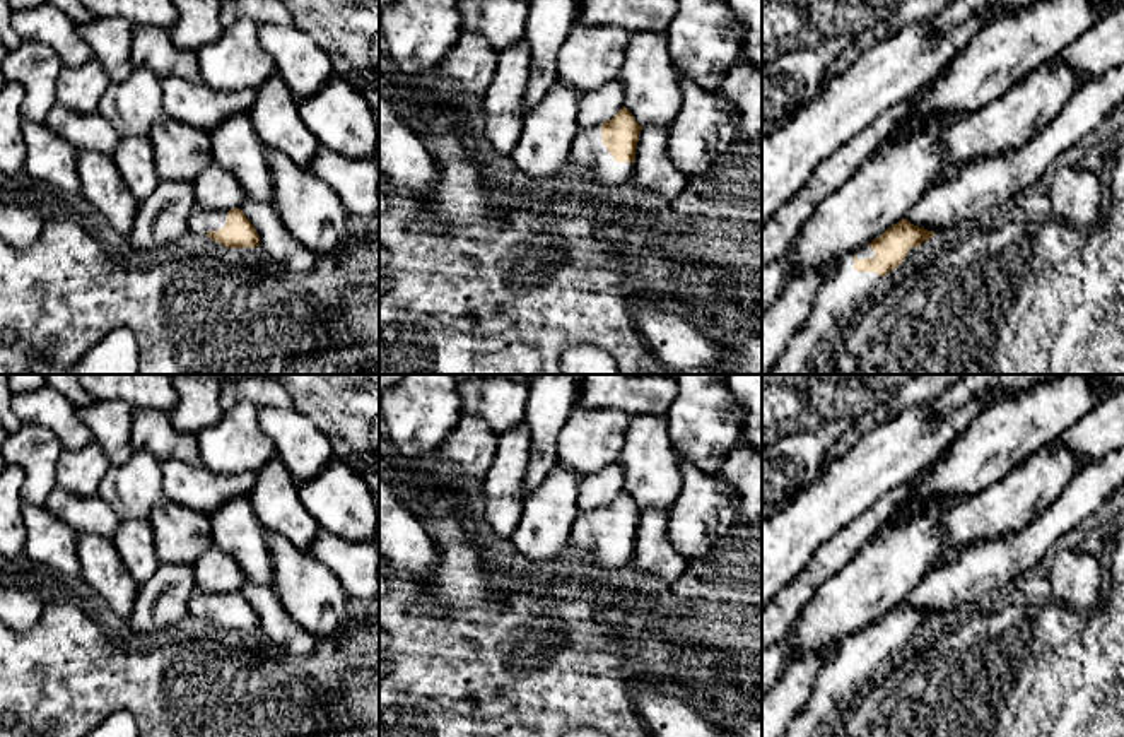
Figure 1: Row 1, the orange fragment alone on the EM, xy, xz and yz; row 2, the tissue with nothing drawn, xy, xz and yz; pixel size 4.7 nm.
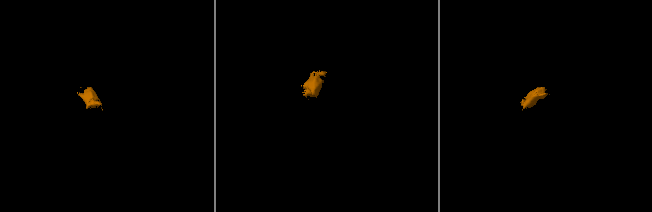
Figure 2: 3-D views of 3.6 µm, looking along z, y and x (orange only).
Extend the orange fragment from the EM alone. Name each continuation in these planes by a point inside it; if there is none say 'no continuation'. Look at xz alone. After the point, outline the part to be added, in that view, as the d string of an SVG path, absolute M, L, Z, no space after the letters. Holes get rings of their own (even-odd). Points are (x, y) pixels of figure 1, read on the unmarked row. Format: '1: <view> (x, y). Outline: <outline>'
1: xz (588, 536). Outline: M601 508L579 513L572 523L569 545L581 556L591 557L603 573L615 573L634 557L632 545L617 545L601 522Z

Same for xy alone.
1: xy (200, 604). Outline: M195 590L188 600L188 612L191 619L205 619L210 614L219 614L227 605L229 593L214 593Z

